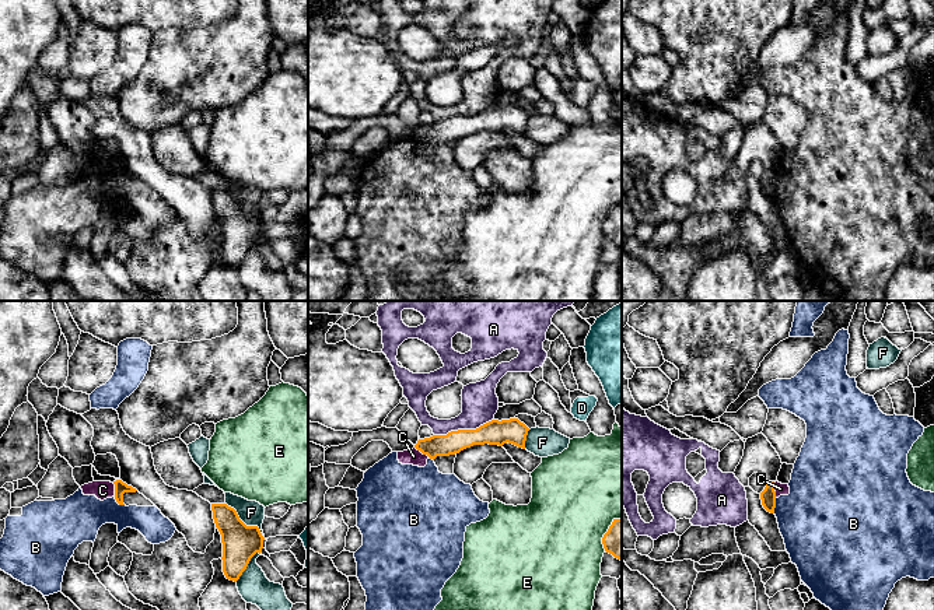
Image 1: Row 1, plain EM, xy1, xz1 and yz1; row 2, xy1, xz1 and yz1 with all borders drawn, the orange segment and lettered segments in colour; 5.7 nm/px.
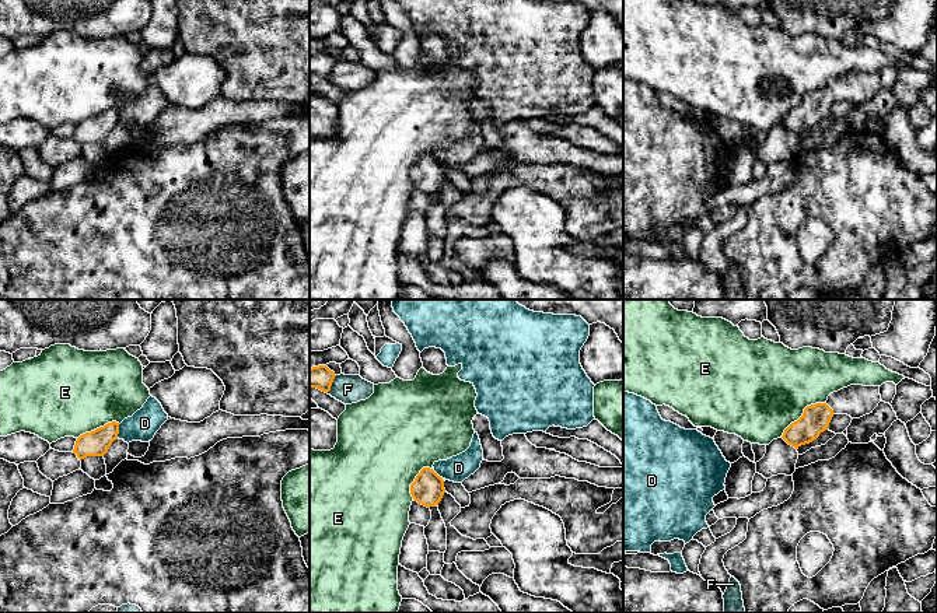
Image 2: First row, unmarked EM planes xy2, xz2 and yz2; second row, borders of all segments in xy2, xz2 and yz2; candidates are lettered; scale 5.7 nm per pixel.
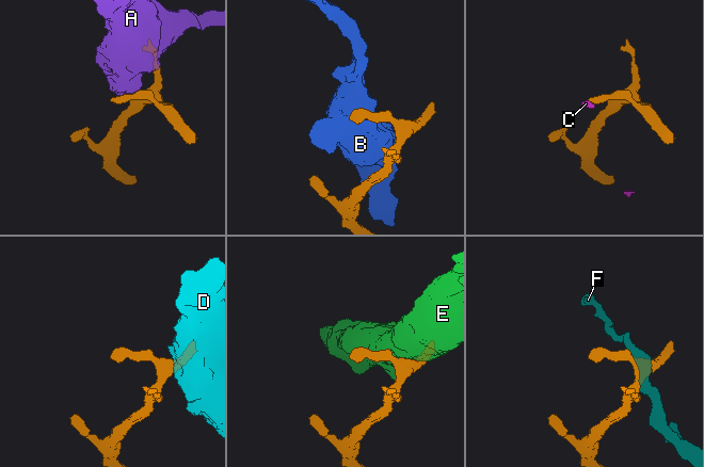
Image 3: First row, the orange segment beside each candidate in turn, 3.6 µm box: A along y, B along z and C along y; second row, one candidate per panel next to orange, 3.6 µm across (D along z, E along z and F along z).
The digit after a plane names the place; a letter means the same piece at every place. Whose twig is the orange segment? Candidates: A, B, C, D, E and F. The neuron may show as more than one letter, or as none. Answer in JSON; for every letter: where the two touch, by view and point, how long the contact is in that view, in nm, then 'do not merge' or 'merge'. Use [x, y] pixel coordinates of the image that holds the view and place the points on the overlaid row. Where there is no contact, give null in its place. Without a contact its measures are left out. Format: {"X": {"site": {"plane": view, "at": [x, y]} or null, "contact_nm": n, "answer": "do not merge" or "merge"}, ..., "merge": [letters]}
{"A": {"site": {"plane": "xz1", "at": [462, 430]}, "contact_nm": 340, "answer": "do not merge"}, "B": {"site": {"plane": "yz1", "at": [775, 505]}, "contact_nm": 90, "answer": "do not merge"}, "C": {"site": {"plane": "yz1", "at": [773, 490]}, "contact_nm": 90, "answer": "do not merge"}, "D": {"site": {"plane": "xy2", "at": [118, 431]}, "contact_nm": 80, "answer": "do not merge"}, "E": {"site": {"plane": "yz2", "at": [803, 413]}, "contact_nm": 340, "answer": "do not merge"}, "F": {"site": {"plane": "xy1", "at": [244, 523]}, "contact_nm": 300, "answer": "do not merge"}, "merge": []}

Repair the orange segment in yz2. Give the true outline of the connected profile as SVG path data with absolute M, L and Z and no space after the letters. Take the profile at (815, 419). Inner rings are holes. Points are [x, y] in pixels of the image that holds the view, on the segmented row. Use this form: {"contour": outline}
{"contour": "M850 385L831 393L825 403L807 406L803 416L784 430L782 438L798 449L828 430L835 414L847 414L852 418L860 418L873 413L880 402L880 386Z"}

